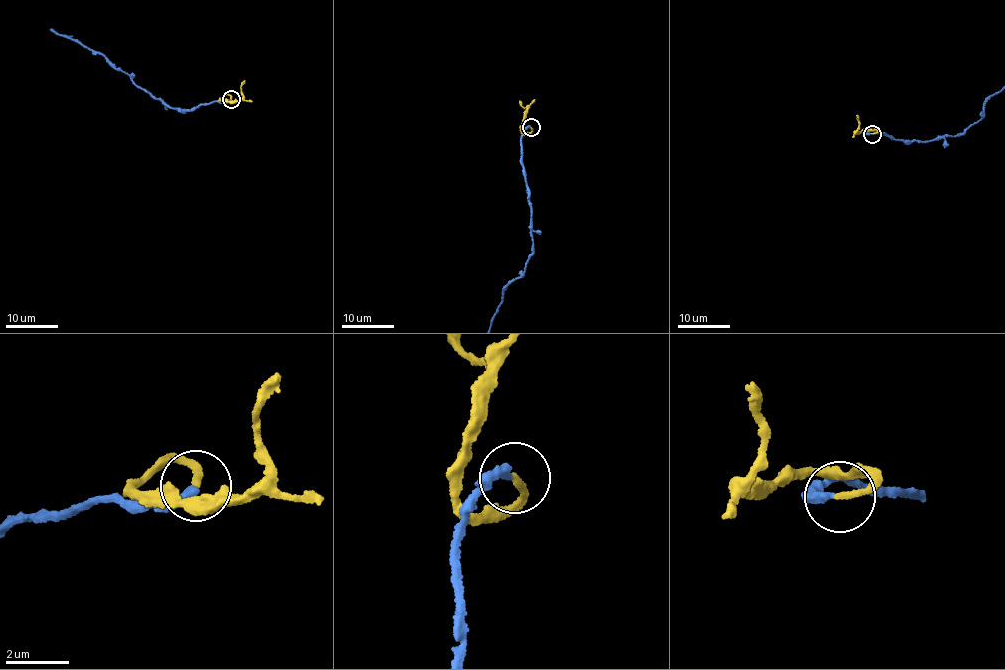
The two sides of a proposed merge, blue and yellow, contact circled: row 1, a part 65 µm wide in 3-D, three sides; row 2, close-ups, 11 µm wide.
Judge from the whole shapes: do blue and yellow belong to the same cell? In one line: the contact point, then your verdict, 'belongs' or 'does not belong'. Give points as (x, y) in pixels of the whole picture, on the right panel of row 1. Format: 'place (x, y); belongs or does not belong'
place (872, 134); belongs

